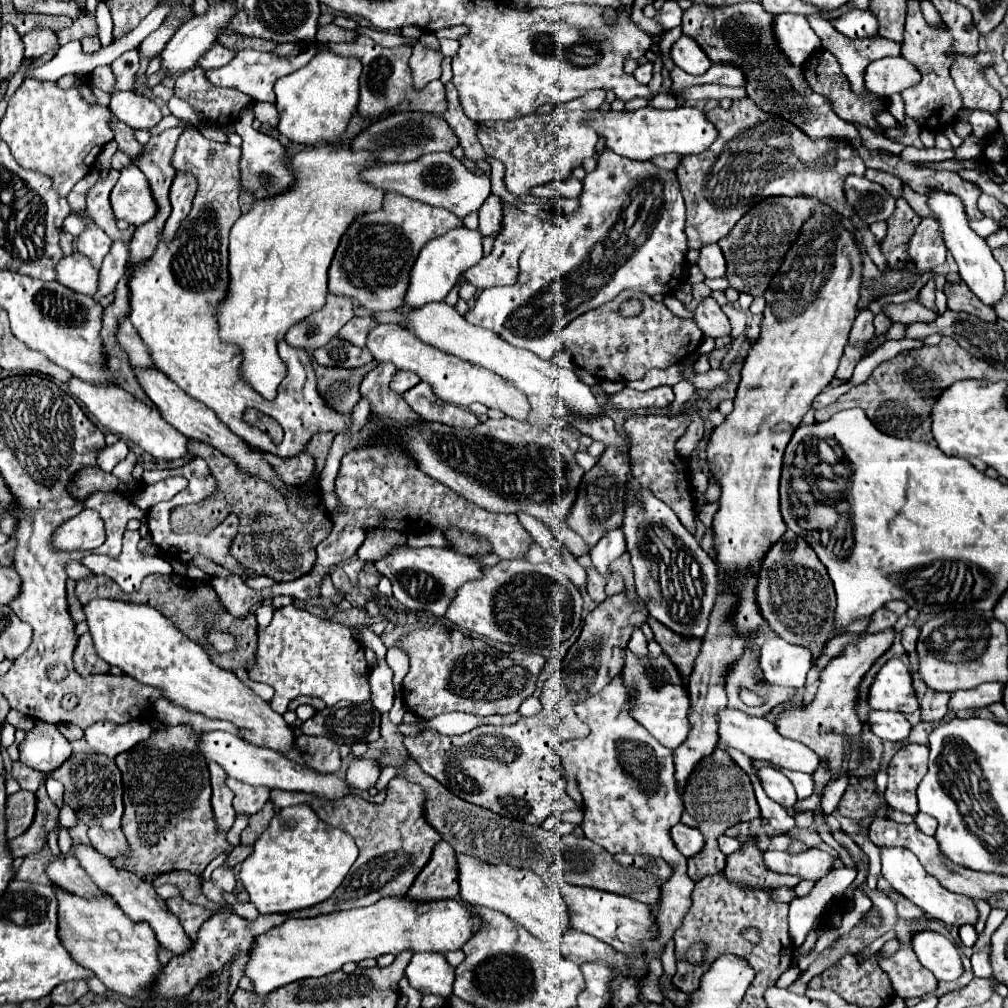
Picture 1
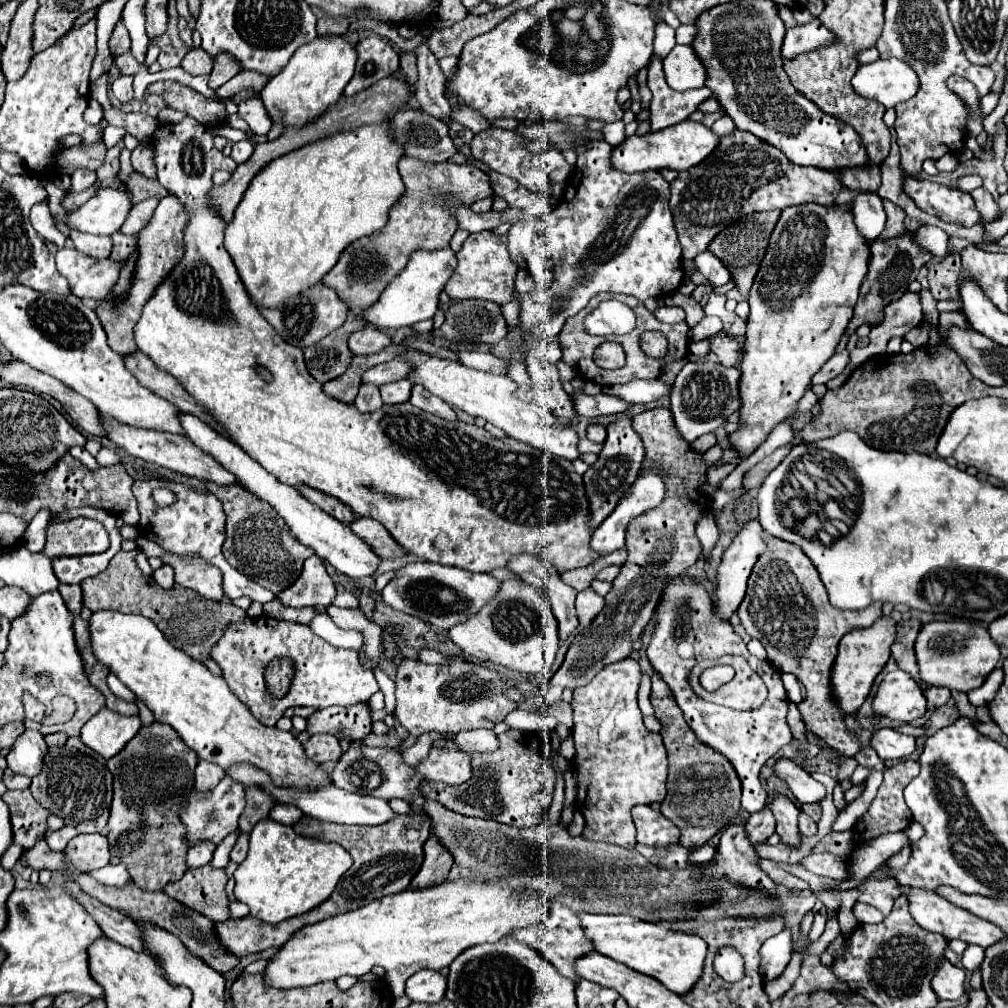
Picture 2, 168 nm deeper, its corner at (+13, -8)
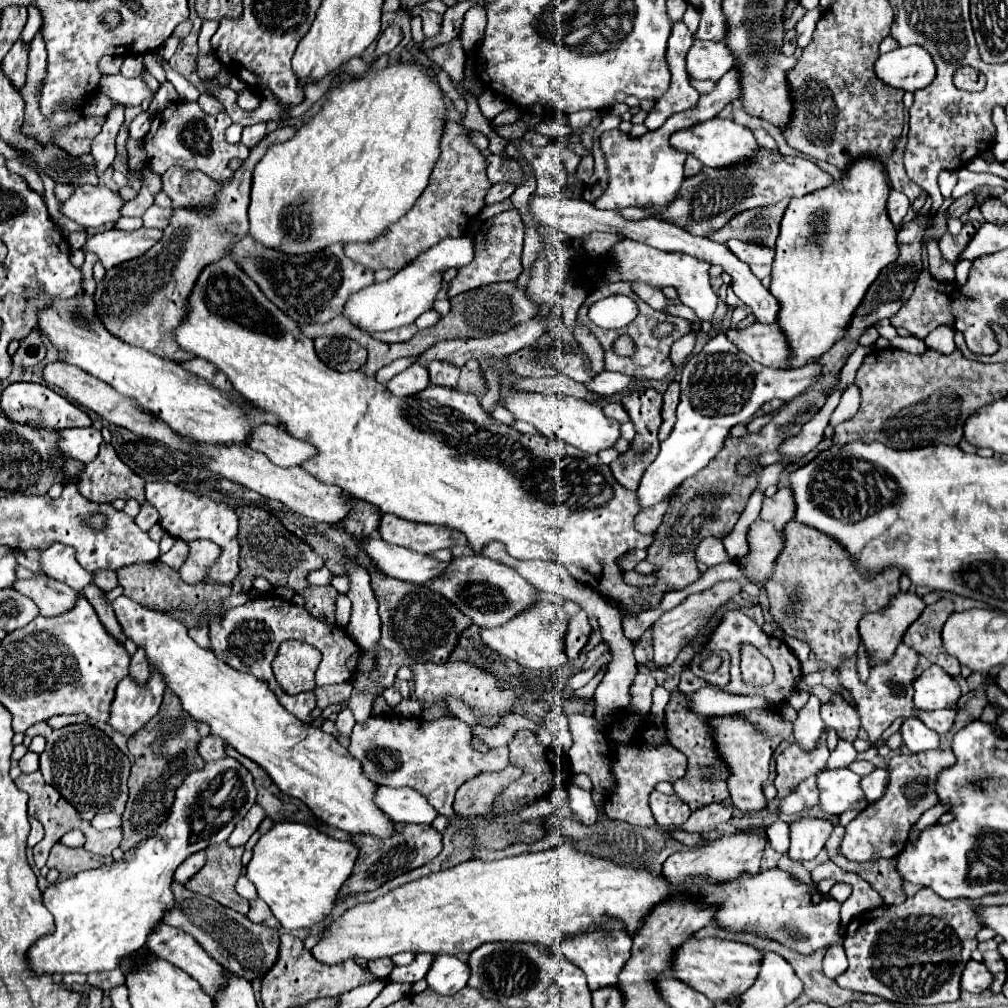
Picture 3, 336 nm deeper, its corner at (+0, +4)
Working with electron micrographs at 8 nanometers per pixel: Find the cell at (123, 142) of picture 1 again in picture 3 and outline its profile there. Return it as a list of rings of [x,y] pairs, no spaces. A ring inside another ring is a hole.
[[[171,166],[163,174],[163,192],[173,200],[173,208],[209,208],[221,184],[203,172]]]

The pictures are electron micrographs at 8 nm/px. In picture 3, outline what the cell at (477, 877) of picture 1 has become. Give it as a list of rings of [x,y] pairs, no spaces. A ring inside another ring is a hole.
[[[609,920],[603,930],[593,930],[591,934],[577,934],[569,940],[561,942],[561,952],[563,956],[573,962],[575,966],[579,966],[587,980],[589,980],[589,988],[591,990],[599,990],[603,986],[617,986],[619,984],[619,970],[623,970],[627,956],[631,956],[631,938],[627,936],[625,928],[621,922]]]

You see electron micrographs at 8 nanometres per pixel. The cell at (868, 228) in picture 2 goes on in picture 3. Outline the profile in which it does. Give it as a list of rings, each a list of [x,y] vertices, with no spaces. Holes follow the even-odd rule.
[[[895,190],[891,192],[889,202],[887,202],[887,212],[889,212],[889,218],[891,218],[891,222],[895,226],[901,226],[905,214],[909,210],[909,206],[911,204],[909,204],[909,200],[907,200],[907,196],[903,192],[895,192]]]

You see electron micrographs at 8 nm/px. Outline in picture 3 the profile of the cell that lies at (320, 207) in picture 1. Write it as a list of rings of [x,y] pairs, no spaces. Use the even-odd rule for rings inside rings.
[[[399,60],[397,64],[387,64],[383,70],[373,70],[367,72],[359,78],[353,78],[349,82],[339,82],[327,96],[325,104],[321,106],[321,110],[317,114],[313,114],[301,128],[297,128],[297,132],[293,134],[291,140],[281,142],[281,144],[273,144],[269,146],[269,150],[265,152],[265,156],[261,158],[261,162],[255,166],[253,172],[253,190],[251,190],[251,206],[249,206],[249,220],[251,220],[251,228],[249,234],[271,248],[277,248],[285,254],[305,254],[305,252],[315,252],[315,250],[323,250],[335,242],[369,242],[375,240],[389,224],[397,222],[401,216],[405,216],[411,206],[415,204],[415,200],[421,196],[423,188],[427,186],[429,174],[441,154],[439,150],[439,142],[441,142],[441,134],[443,134],[443,124],[445,124],[445,100],[443,100],[443,92],[439,88],[439,84],[433,80],[435,72],[419,62],[403,62]]]

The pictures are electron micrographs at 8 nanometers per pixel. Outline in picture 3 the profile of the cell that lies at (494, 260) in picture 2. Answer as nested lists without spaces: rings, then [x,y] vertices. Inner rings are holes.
[[[511,208],[507,212],[501,212],[493,218],[489,218],[487,222],[483,222],[481,230],[475,236],[475,258],[473,258],[473,262],[457,270],[457,276],[449,282],[447,296],[453,298],[461,292],[475,290],[479,286],[493,284],[493,282],[517,280],[523,272],[521,252],[523,252],[523,222],[521,222],[519,212]]]

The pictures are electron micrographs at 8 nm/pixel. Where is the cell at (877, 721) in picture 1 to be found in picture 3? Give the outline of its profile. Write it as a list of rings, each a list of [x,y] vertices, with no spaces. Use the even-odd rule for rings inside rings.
[[[905,720],[901,726],[901,734],[903,734],[903,742],[911,752],[939,748],[939,734],[929,730],[921,720]]]

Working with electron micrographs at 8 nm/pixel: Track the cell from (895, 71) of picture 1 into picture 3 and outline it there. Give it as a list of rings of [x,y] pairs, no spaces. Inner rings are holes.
[[[907,46],[881,54],[875,74],[889,86],[915,92],[935,78],[935,62],[923,46]]]

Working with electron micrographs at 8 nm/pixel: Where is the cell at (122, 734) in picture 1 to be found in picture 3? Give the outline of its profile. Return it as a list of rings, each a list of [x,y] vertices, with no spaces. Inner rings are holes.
[[[151,668],[147,684],[137,684],[131,676],[125,676],[115,692],[111,704],[109,724],[125,736],[133,736],[147,720],[151,720],[161,704],[165,692],[163,676]]]

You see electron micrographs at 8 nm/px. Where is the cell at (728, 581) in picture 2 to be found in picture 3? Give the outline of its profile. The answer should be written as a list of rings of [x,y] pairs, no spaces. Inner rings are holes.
[[[779,488],[773,498],[765,498],[759,516],[773,522],[777,530],[783,530],[783,526],[795,516],[795,498],[791,488]]]

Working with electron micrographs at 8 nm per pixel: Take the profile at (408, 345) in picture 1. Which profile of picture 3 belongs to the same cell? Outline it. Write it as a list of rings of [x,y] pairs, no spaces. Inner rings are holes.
[[[503,390],[499,402],[507,410],[511,410],[517,420],[533,424],[543,436],[565,440],[567,444],[587,454],[599,454],[601,450],[613,448],[621,438],[621,424],[605,416],[597,402],[587,402],[571,396],[543,396],[543,394],[517,392],[517,390]]]

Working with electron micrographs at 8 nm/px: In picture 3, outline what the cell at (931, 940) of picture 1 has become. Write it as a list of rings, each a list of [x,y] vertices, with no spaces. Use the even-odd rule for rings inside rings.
[[[977,960],[967,962],[965,972],[961,976],[961,988],[963,990],[973,992],[973,994],[981,994],[983,990],[991,988],[991,982],[993,982],[993,976],[983,962],[977,962]]]

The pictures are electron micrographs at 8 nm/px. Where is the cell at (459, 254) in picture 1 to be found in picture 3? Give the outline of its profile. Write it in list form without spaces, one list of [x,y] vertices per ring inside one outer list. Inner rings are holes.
[[[473,236],[441,240],[437,246],[419,254],[411,264],[407,264],[401,272],[397,272],[387,282],[371,284],[371,286],[351,294],[351,298],[347,300],[347,306],[343,308],[343,316],[367,334],[413,324],[423,312],[433,308],[435,296],[441,288],[443,272],[451,266],[461,268],[473,260],[473,244],[475,244]]]

